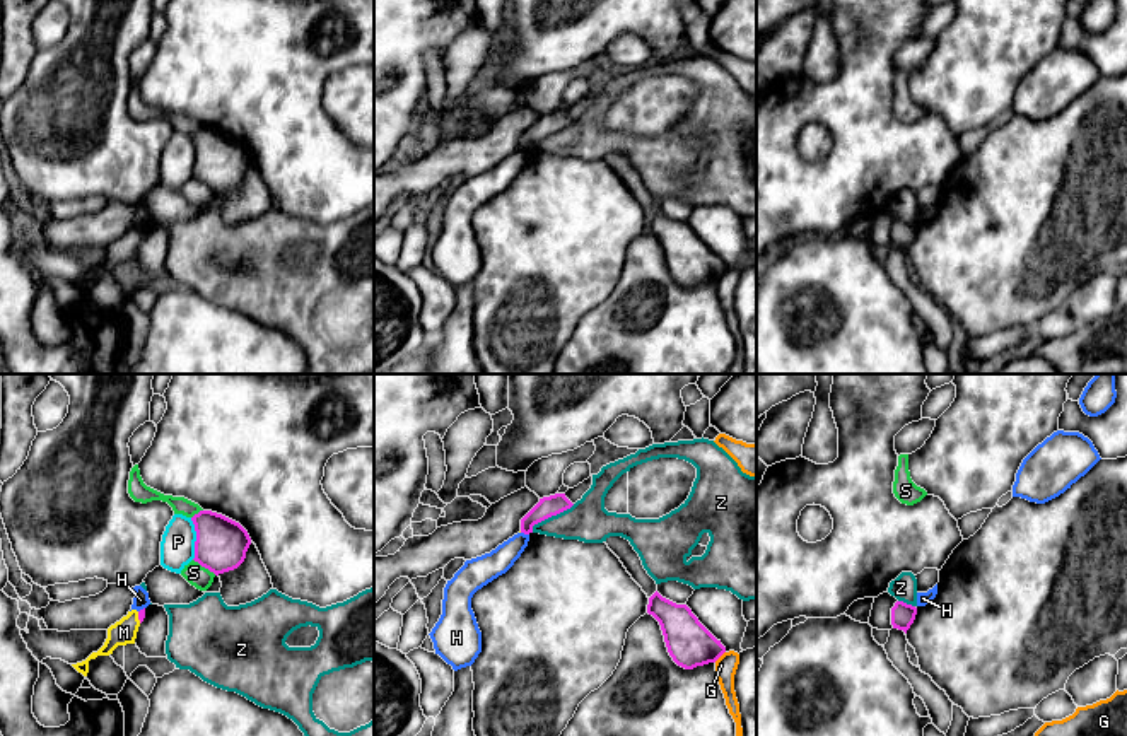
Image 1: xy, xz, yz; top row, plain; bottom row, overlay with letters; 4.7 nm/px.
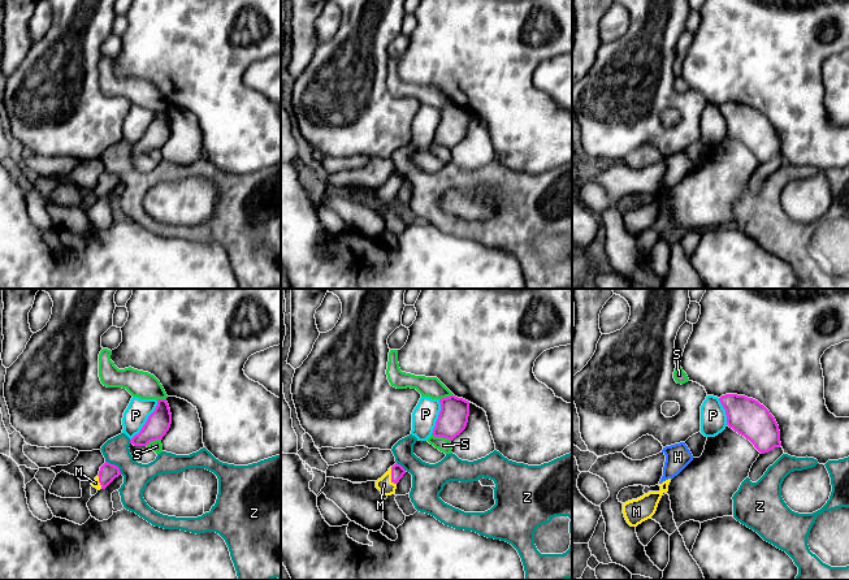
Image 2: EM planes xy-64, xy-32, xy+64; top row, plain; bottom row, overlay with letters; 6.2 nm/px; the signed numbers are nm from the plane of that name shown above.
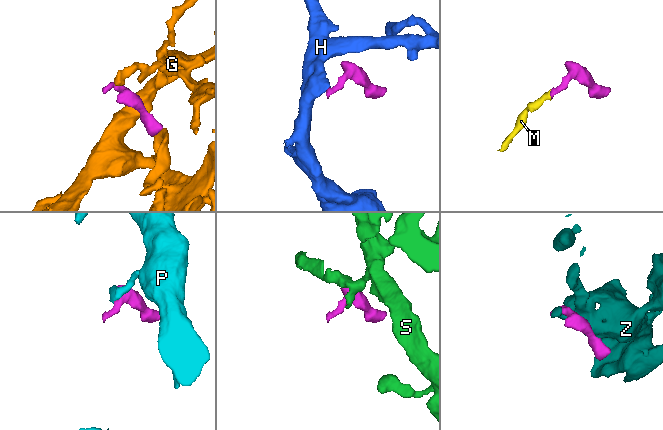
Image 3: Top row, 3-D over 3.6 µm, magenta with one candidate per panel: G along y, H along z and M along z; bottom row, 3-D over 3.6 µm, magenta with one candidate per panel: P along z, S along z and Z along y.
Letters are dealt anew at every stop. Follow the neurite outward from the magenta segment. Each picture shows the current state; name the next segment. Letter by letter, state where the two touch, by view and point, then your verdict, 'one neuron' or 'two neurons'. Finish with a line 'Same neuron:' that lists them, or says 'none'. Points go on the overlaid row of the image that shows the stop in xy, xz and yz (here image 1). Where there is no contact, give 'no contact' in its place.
G: xz (719, 656) | two neurons
H: xz (525, 533) | two neurons
M: xy (139, 617) | one neuron
P: xy (197, 538) | two neurons
S: xy (205, 567) | two neurons
Z: xz (550, 516) | two neurons
Same neuron: M

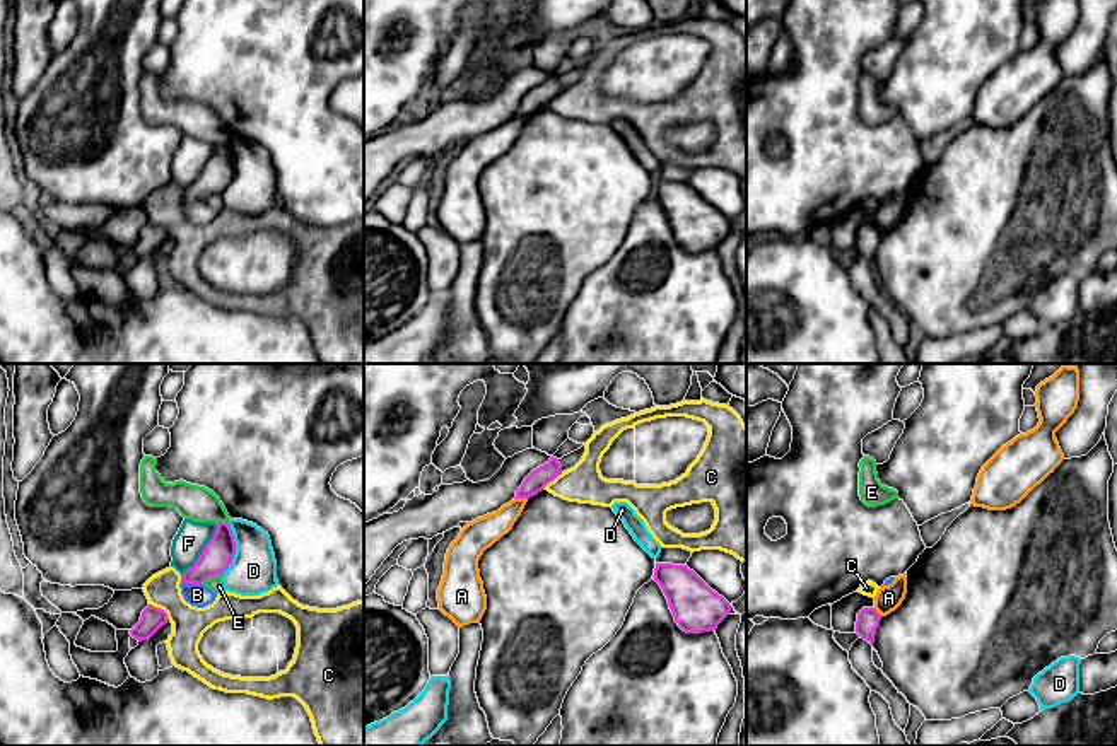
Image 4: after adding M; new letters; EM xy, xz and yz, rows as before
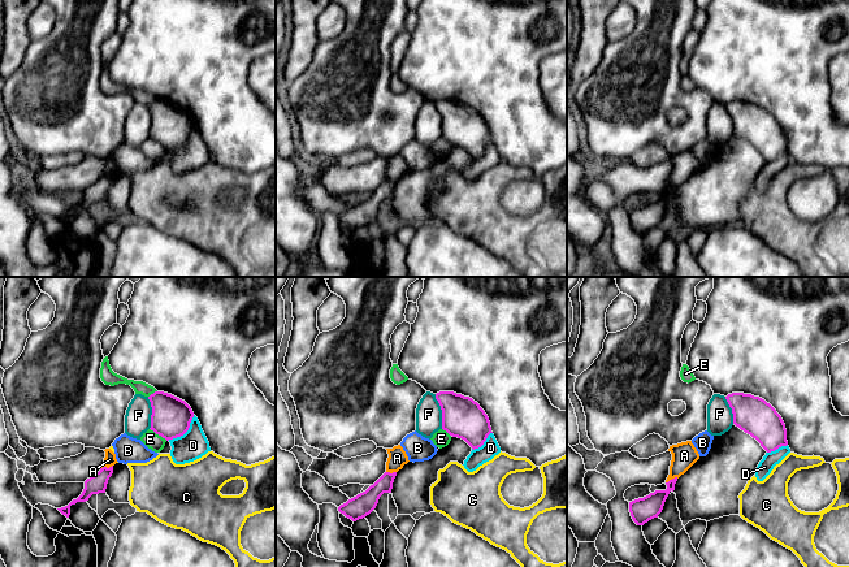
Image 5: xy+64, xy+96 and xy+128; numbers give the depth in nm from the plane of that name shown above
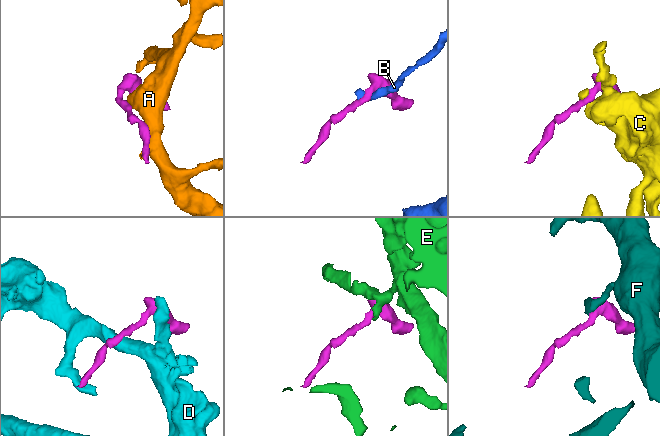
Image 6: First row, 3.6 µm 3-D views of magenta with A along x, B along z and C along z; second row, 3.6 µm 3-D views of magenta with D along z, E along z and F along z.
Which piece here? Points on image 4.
A: xz (521, 497) | two neurons
B: xy (192, 582) | two neurons
C: xy (159, 608) | two neurons
D: xy (234, 550) | two neurons
E: xy (210, 576) | two neurons
F: xy (204, 550) | two neurons
Same neuron: none

